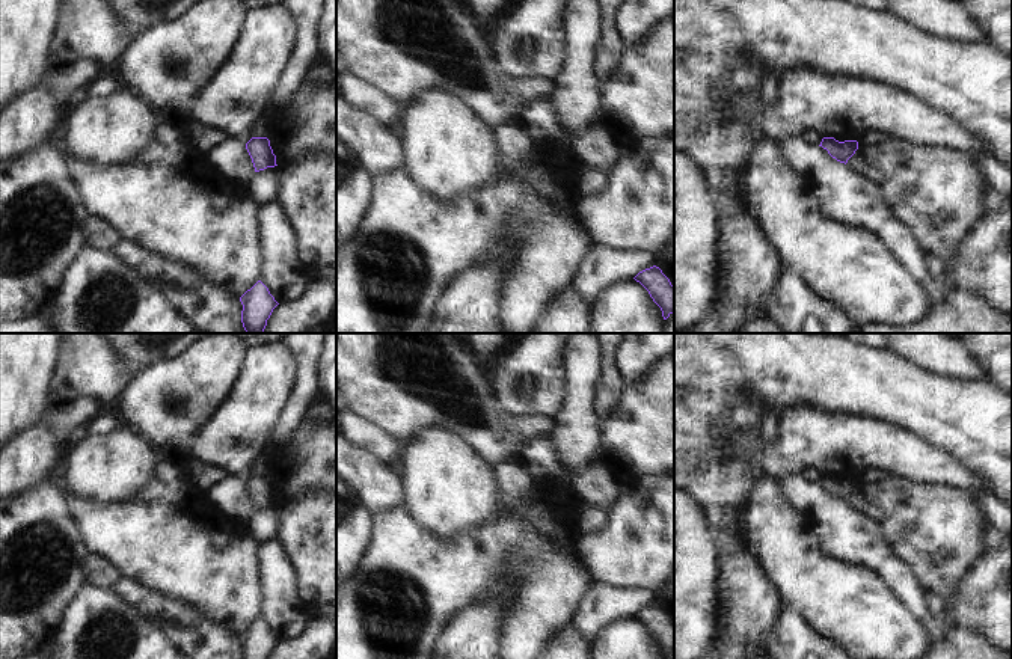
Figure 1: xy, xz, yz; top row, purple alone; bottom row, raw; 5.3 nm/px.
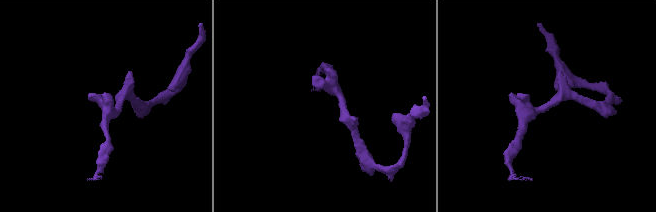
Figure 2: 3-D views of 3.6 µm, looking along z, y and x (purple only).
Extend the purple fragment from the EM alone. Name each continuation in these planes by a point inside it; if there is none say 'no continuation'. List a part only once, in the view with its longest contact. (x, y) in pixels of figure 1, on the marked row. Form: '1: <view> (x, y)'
no continuation.

